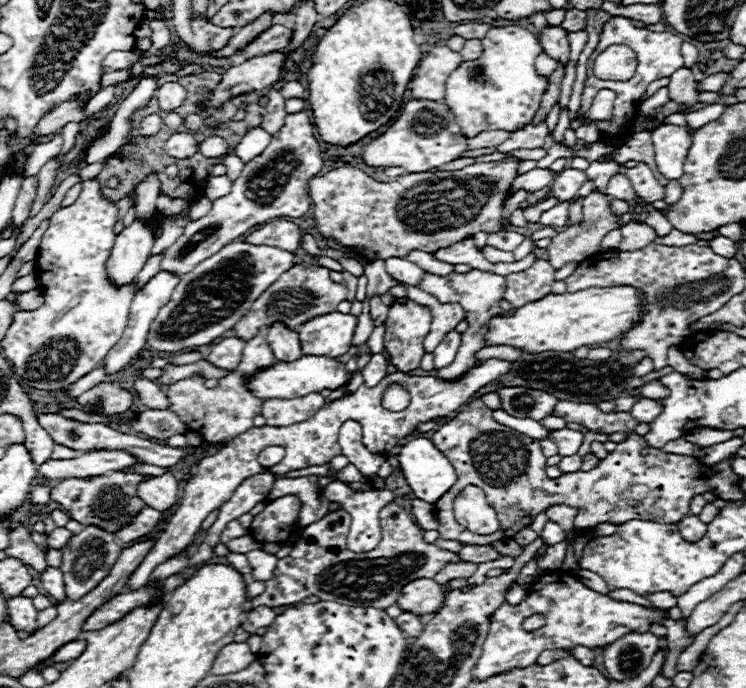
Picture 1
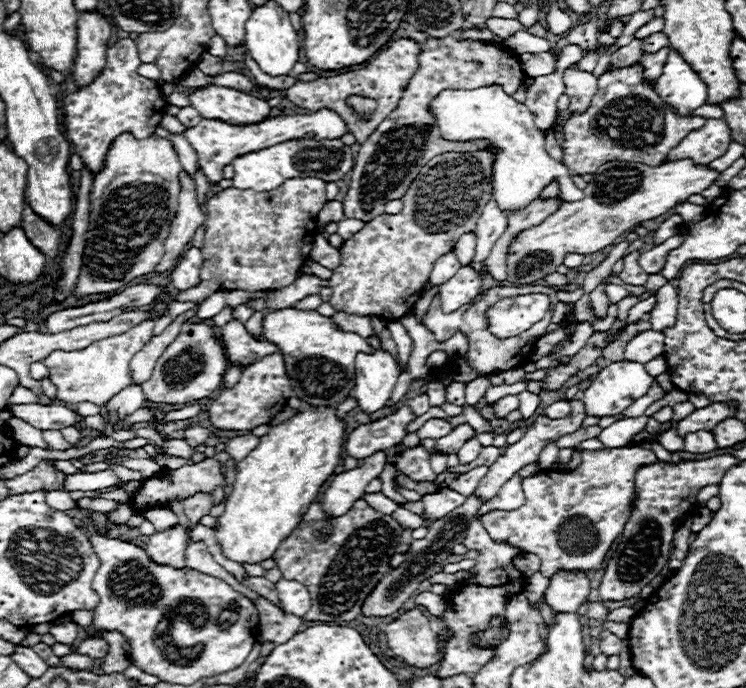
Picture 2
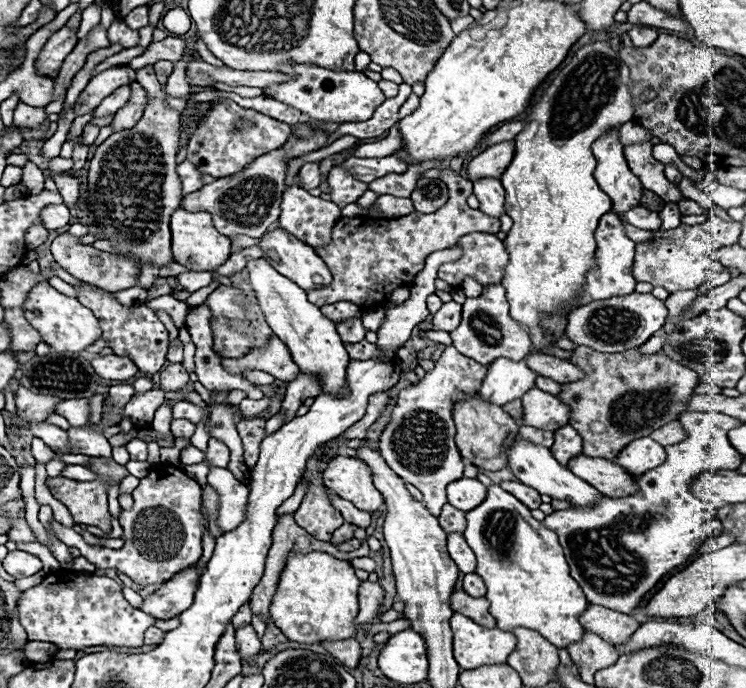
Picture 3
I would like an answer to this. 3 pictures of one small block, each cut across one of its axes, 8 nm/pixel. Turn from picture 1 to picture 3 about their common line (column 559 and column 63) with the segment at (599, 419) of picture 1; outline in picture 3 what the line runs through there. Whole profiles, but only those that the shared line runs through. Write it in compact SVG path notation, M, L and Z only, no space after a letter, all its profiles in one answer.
M70 398L58 406L58 414L64 416L72 426L86 426L90 416L88 398Z

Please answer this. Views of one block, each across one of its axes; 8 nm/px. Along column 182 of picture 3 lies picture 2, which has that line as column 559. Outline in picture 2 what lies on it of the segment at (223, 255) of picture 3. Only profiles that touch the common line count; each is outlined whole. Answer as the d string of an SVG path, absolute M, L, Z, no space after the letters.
M692 160L664 162L654 168L636 162L604 164L600 172L592 174L582 200L564 202L560 210L550 214L542 224L518 232L506 254L508 282L516 286L534 284L556 272L568 252L594 254L604 250L638 222L652 220L674 208L678 202L686 202L692 194L706 190L716 178L718 172L708 170L706 166L694 166Z

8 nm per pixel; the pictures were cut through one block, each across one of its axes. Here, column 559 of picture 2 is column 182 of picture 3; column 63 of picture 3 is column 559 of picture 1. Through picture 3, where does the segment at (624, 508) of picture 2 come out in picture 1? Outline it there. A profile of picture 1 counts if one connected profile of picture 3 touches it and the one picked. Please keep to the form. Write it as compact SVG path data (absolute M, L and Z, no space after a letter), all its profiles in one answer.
M548 520L546 522L546 526L544 526L544 530L542 530L540 537L544 542L548 542L548 544L556 544L556 542L560 542L560 540L564 540L564 536L562 536L562 528L556 524L556 522L552 522L552 520Z

